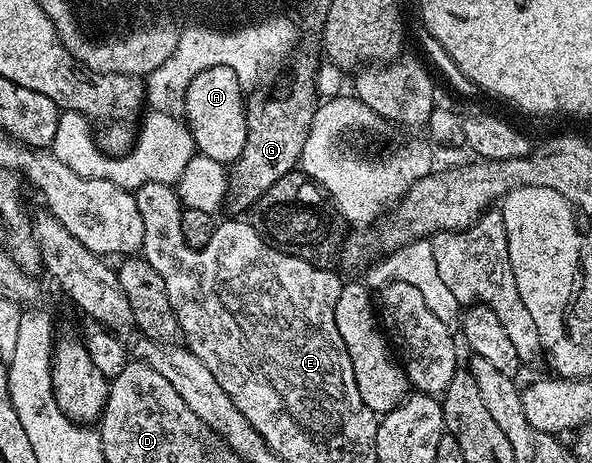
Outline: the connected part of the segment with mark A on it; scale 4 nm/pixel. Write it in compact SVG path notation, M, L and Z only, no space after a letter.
M212 66L192 79L185 94L183 117L200 154L226 165L238 159L246 145L247 101L243 94L245 89L230 66Z

